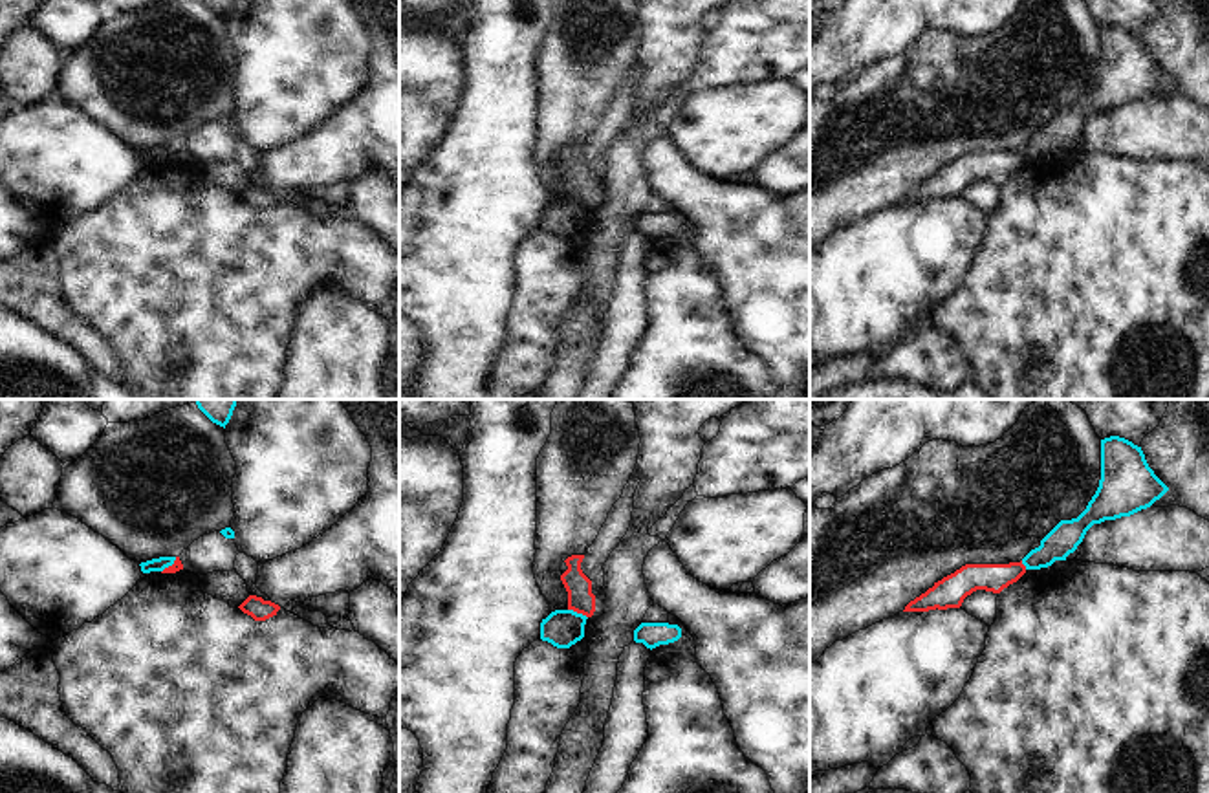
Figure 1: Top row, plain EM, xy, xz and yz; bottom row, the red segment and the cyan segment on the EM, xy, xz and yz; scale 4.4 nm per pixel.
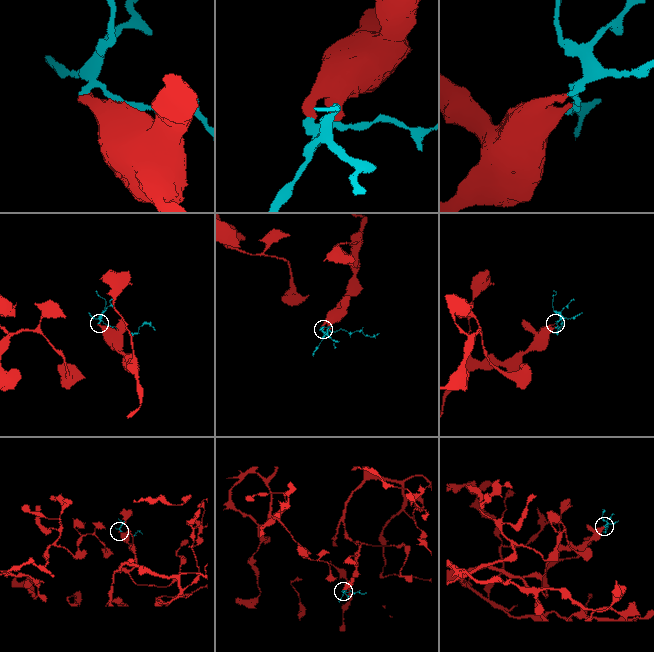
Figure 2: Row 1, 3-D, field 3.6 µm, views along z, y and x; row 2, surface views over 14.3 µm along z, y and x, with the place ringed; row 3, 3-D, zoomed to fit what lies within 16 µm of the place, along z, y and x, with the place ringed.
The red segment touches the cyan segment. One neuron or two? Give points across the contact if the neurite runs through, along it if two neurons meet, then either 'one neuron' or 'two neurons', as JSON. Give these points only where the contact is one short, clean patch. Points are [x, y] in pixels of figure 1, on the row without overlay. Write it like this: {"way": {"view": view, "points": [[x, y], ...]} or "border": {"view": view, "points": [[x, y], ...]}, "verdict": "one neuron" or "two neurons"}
{"border": {"view": "xz", "points": [[568, 198], [587, 207]]}, "verdict": "two neurons"}

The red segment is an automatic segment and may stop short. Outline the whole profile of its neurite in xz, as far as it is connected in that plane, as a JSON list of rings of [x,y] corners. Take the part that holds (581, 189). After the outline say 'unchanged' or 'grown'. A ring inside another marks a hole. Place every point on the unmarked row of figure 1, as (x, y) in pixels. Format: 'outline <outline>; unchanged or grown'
outline [[[572,145],[564,152],[568,159],[561,170],[568,181],[568,200],[592,207],[595,201],[595,185],[592,183],[592,170],[583,163],[581,152],[584,145]]]; unchanged

